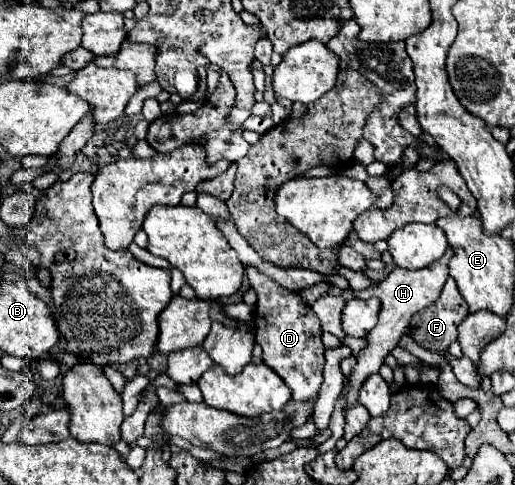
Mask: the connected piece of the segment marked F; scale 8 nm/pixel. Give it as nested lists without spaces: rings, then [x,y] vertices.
[[[449,277],[439,299],[411,317],[413,339],[429,351],[445,353],[457,341],[457,325],[467,317],[469,309],[455,281]]]

